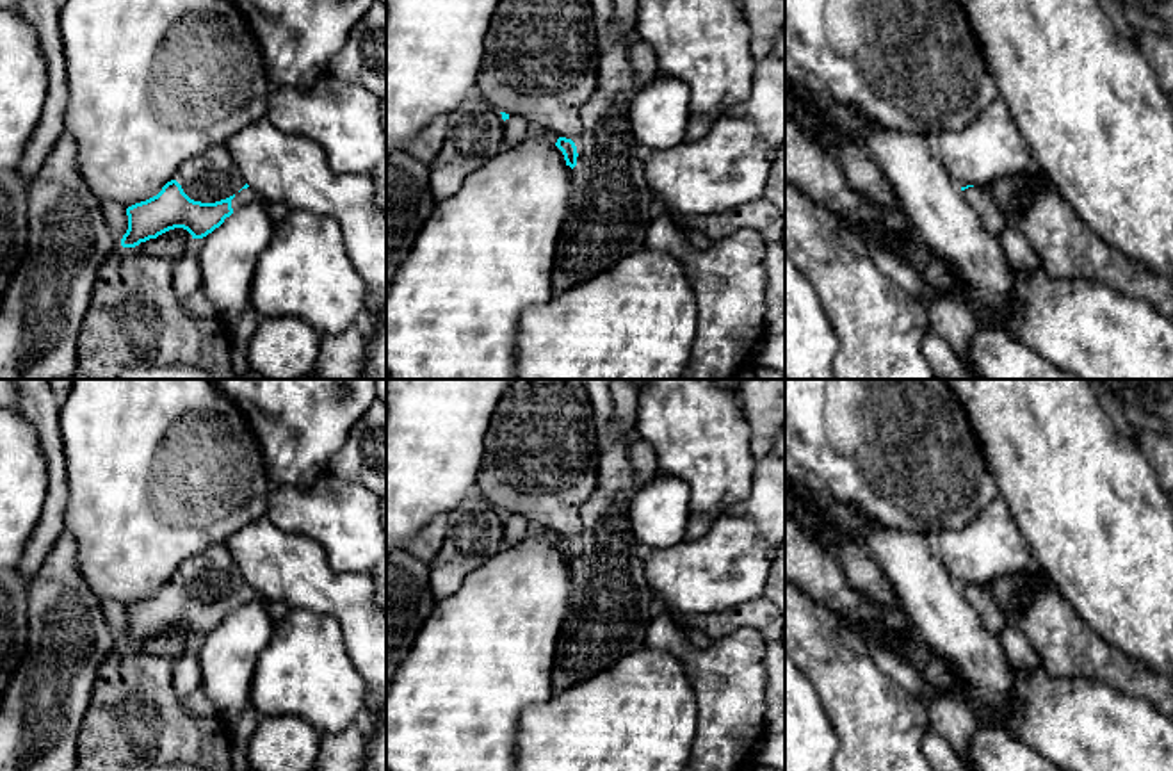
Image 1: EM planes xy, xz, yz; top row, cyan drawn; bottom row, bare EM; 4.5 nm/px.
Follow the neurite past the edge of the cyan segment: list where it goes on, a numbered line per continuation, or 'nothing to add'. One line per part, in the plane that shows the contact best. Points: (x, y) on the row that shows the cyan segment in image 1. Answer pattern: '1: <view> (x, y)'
1: xy (246, 196)

